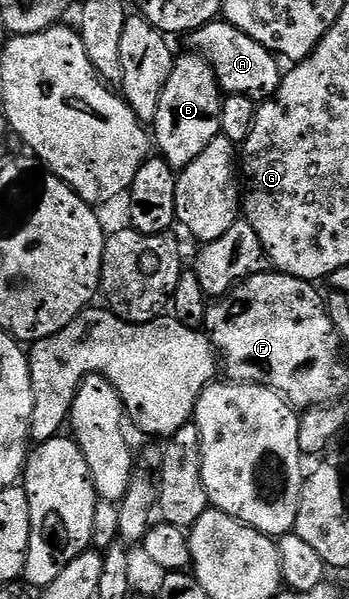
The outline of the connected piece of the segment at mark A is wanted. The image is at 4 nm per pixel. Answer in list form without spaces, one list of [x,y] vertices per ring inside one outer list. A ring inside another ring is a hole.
[[[224,18],[212,20],[210,24],[188,33],[187,40],[193,47],[190,49],[203,57],[215,70],[222,93],[231,96],[243,94],[258,102],[277,95],[283,75],[282,61],[263,46],[259,46],[255,38],[247,38],[243,30],[228,24]]]

